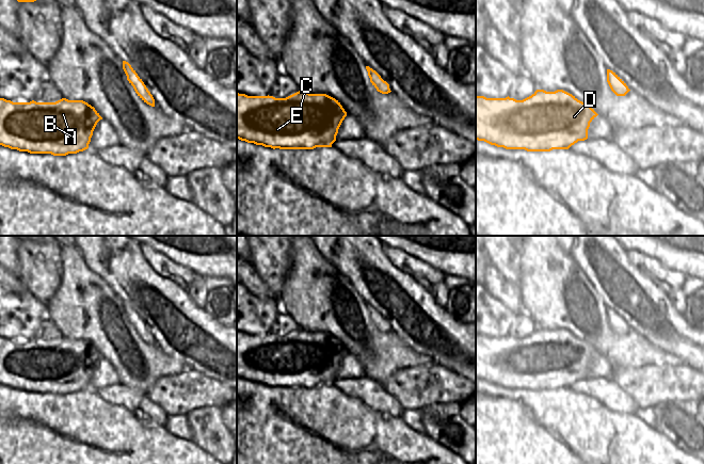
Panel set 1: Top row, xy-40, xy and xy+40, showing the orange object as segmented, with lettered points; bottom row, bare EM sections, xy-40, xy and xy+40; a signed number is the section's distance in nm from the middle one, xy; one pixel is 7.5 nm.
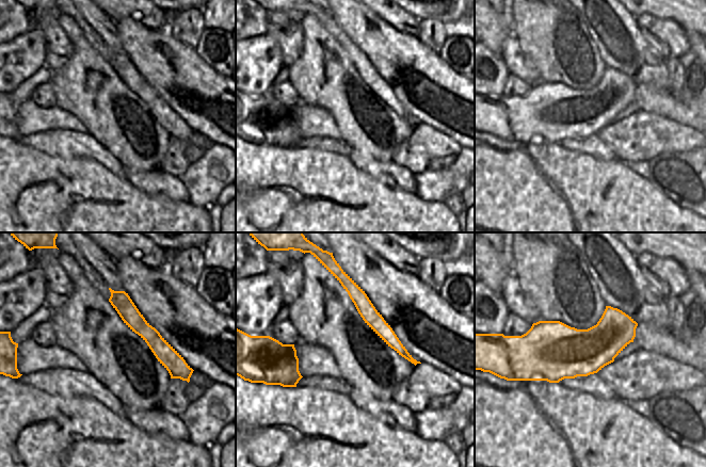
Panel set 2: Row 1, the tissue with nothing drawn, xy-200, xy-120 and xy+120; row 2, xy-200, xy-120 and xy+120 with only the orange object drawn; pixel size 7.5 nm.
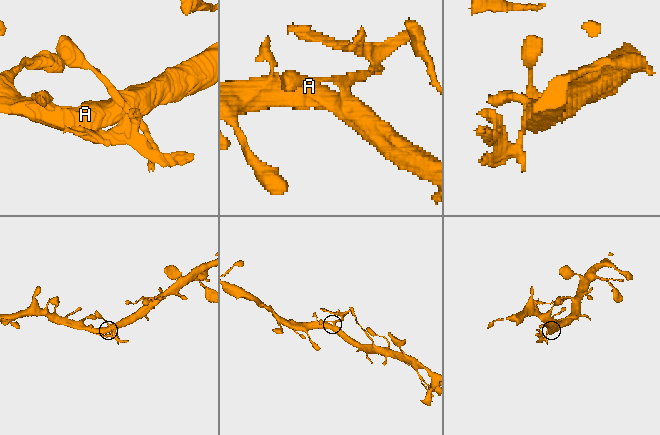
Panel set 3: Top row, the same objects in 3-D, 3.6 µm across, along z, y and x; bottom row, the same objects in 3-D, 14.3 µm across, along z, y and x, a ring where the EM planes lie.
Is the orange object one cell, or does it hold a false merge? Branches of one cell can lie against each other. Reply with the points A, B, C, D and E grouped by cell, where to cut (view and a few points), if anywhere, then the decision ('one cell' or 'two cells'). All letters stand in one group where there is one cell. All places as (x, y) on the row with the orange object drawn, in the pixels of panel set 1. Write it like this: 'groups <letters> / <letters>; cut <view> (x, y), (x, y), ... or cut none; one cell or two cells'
groups A B C D E; cut none; one cell

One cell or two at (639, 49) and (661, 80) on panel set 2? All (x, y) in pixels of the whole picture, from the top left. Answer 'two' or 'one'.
one

